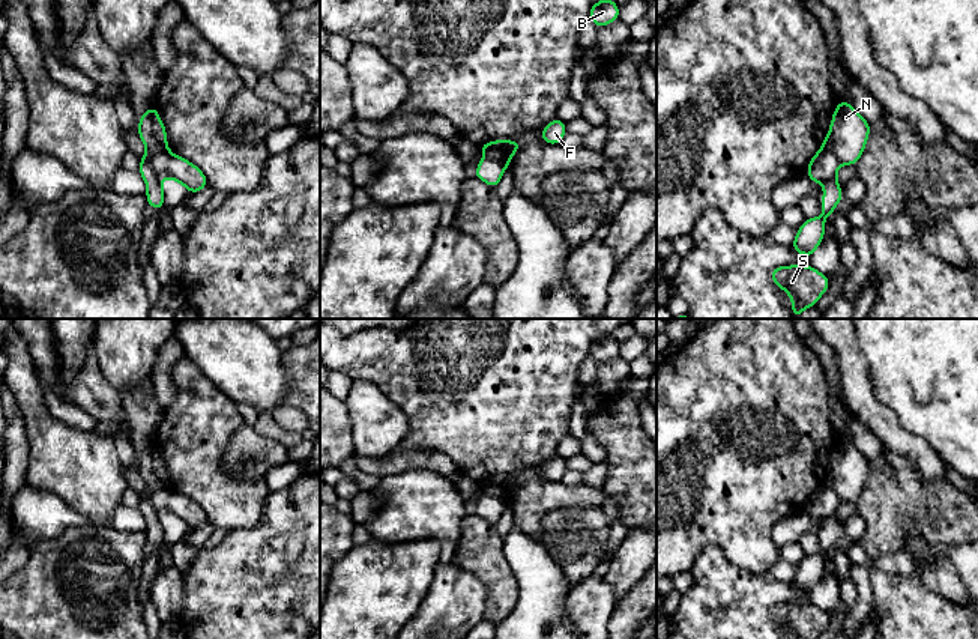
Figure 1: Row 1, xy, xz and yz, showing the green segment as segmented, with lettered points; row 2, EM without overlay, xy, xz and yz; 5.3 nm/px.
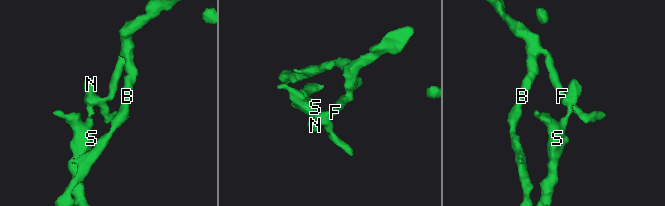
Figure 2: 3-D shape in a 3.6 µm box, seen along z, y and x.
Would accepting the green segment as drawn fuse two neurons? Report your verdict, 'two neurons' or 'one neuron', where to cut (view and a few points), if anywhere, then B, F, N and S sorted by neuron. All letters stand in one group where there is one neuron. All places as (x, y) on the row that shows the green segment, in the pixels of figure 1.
two neurons; cut in xy along (167, 149), (150, 158), (150, 169), (159, 179); B F / N S

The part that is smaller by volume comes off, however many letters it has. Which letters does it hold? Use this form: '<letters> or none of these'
B, F

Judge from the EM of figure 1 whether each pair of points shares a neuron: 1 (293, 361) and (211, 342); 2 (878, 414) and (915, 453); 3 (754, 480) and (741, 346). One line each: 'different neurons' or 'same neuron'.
1: different neurons
2: same neuron
3: same neuron

